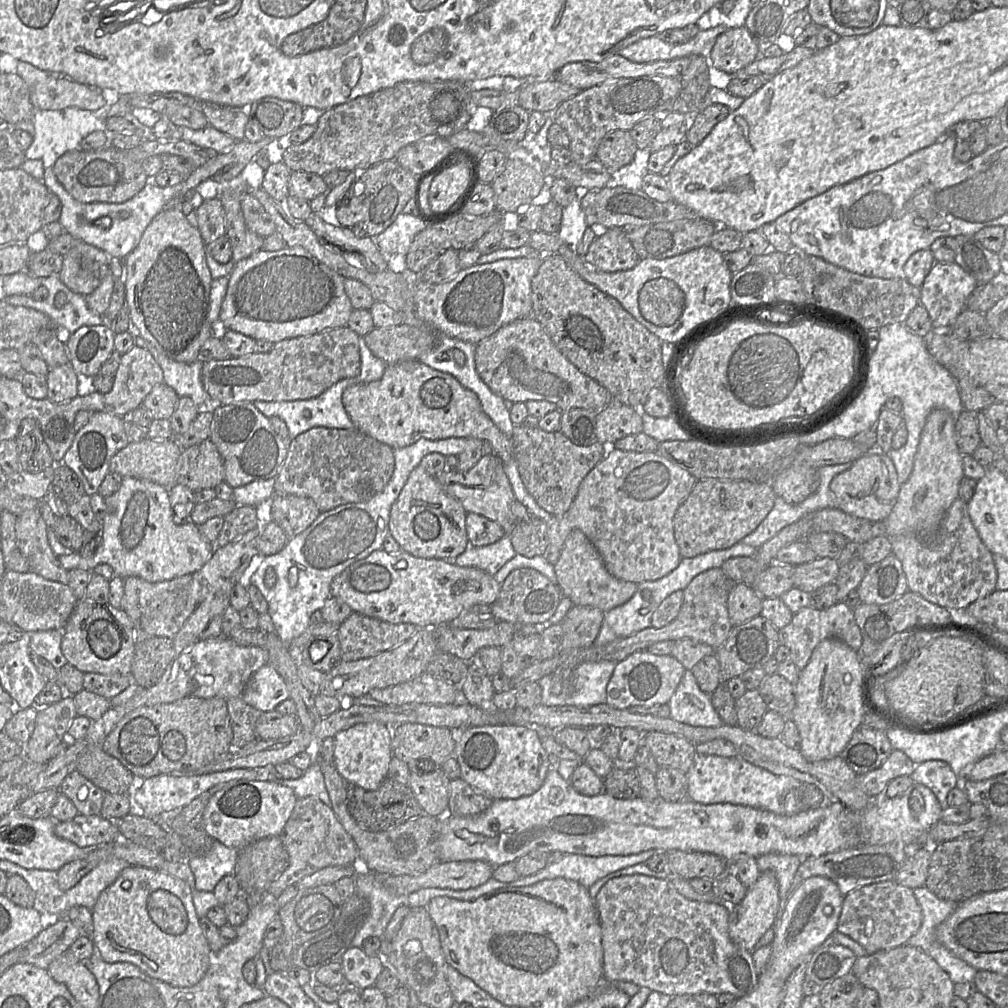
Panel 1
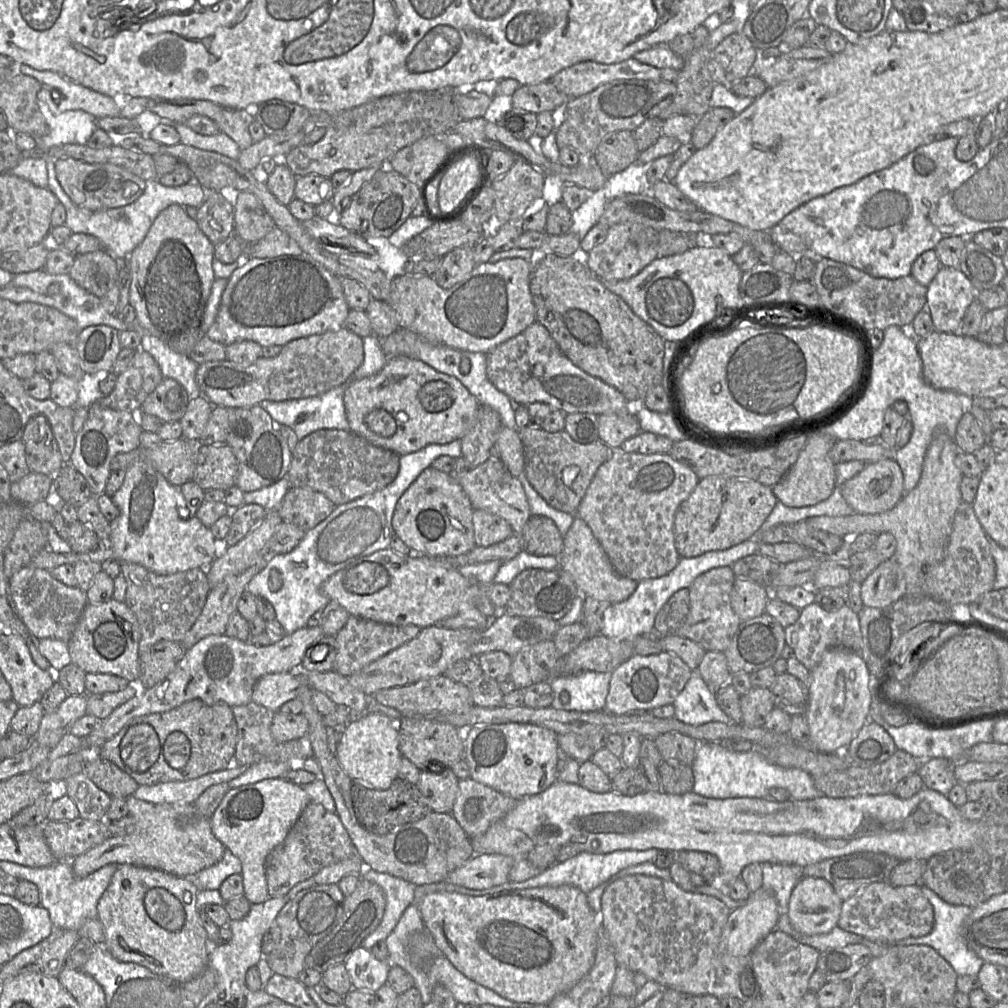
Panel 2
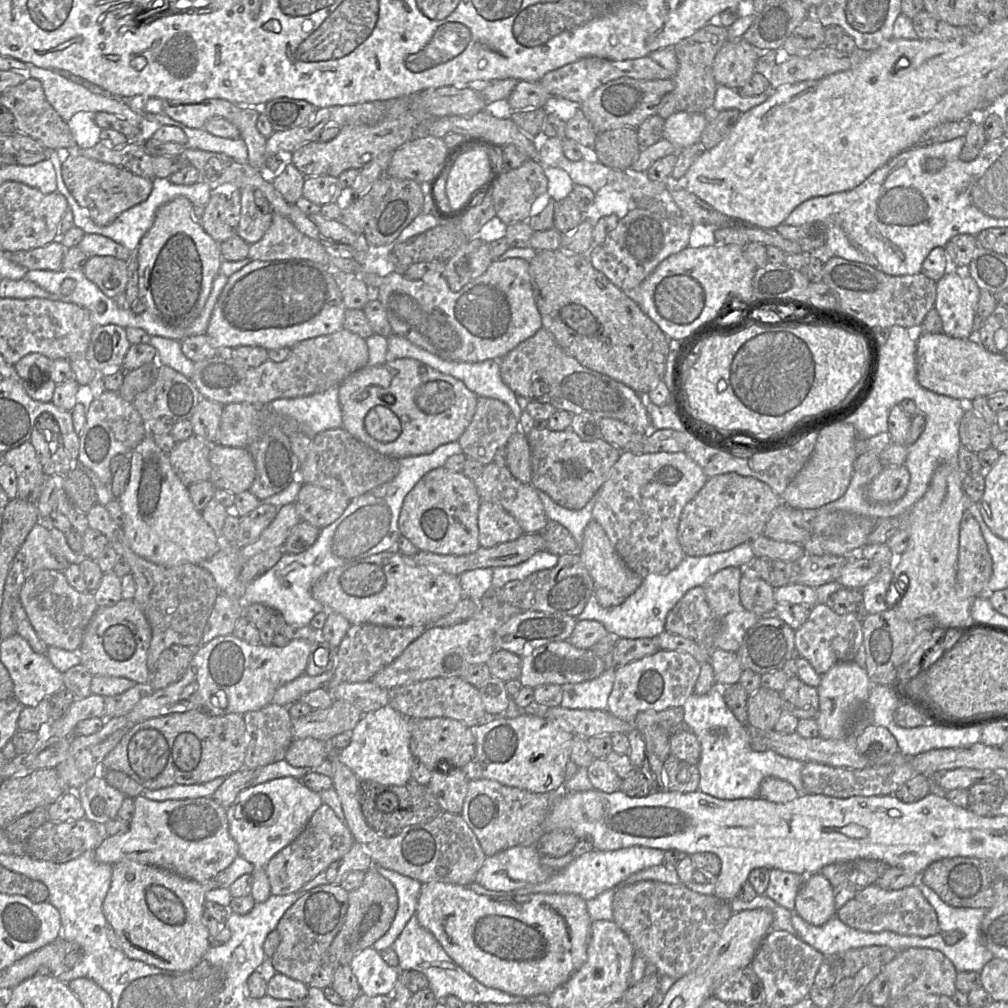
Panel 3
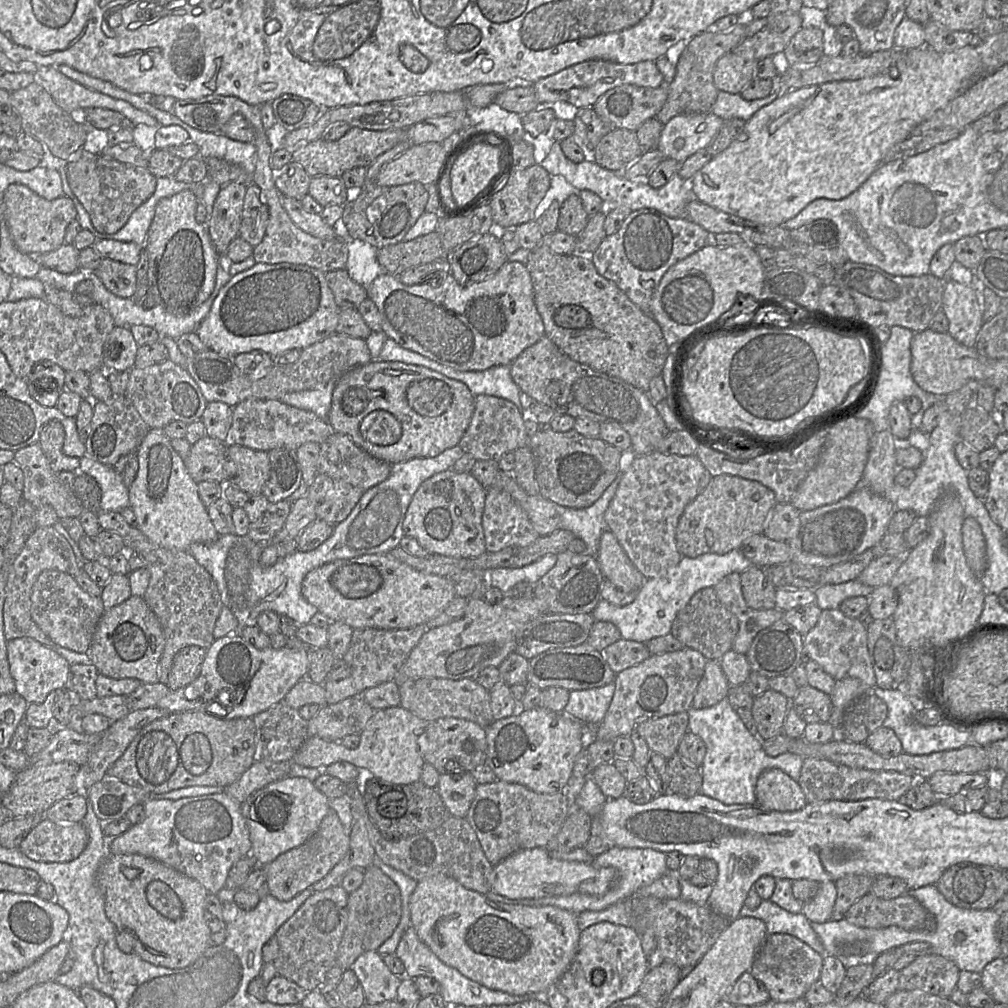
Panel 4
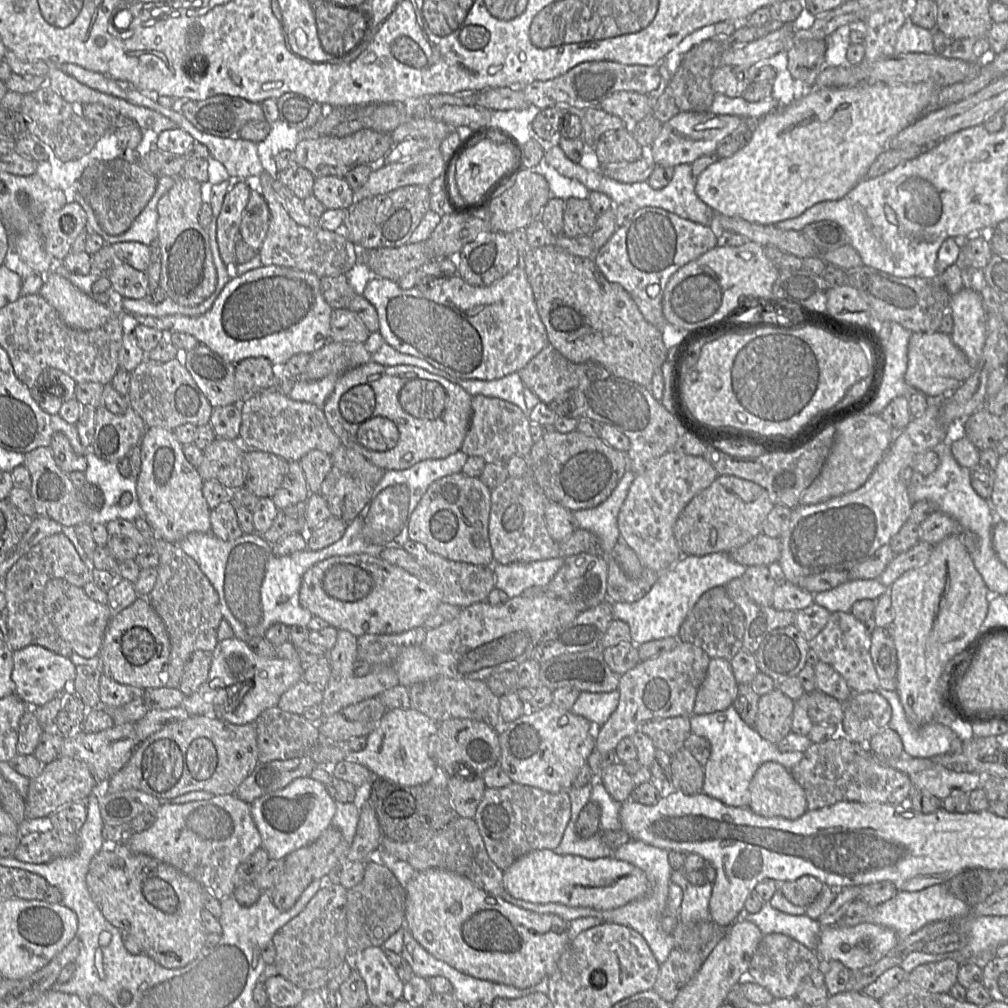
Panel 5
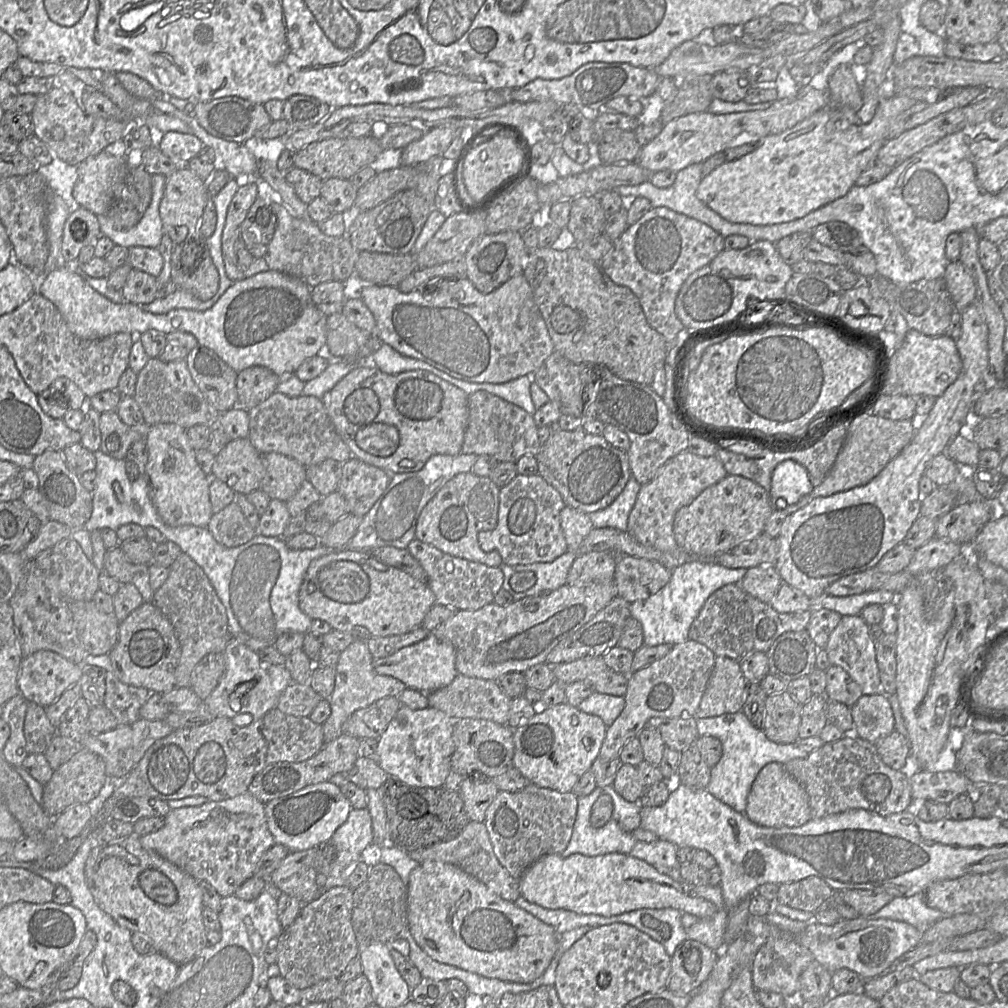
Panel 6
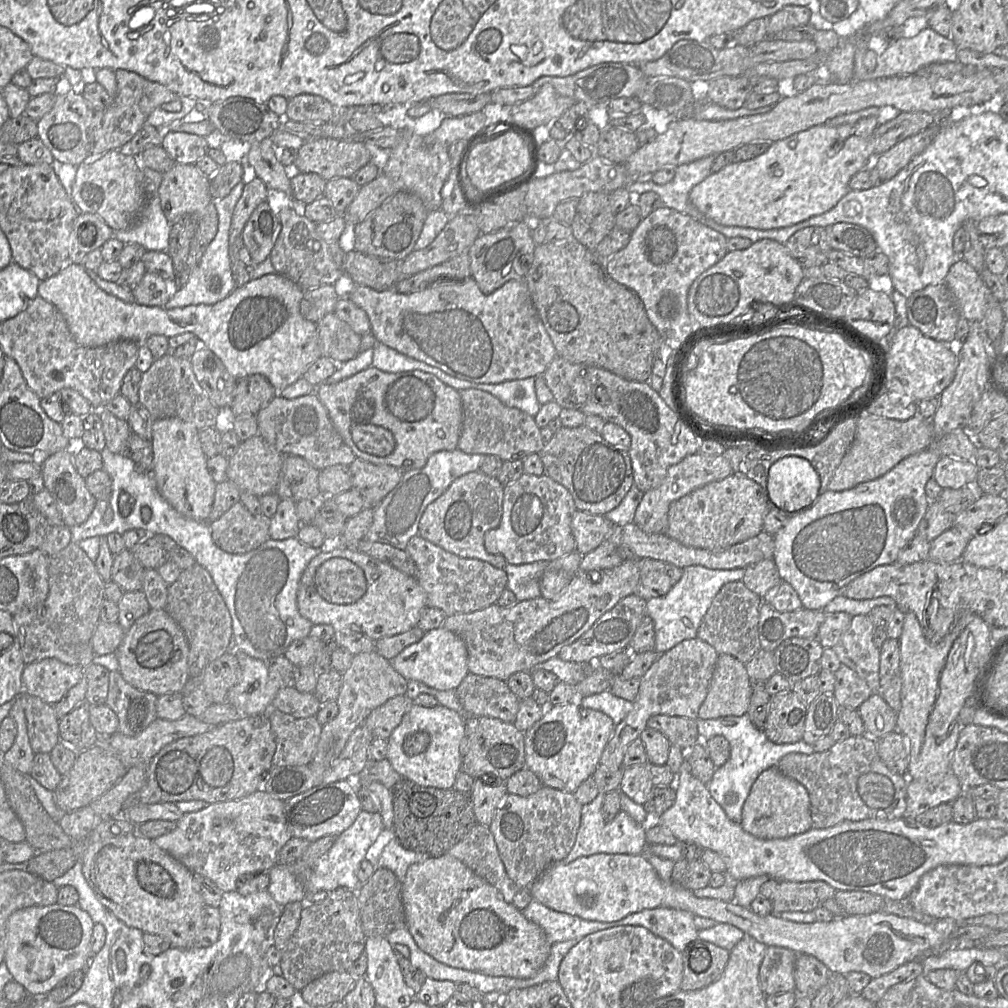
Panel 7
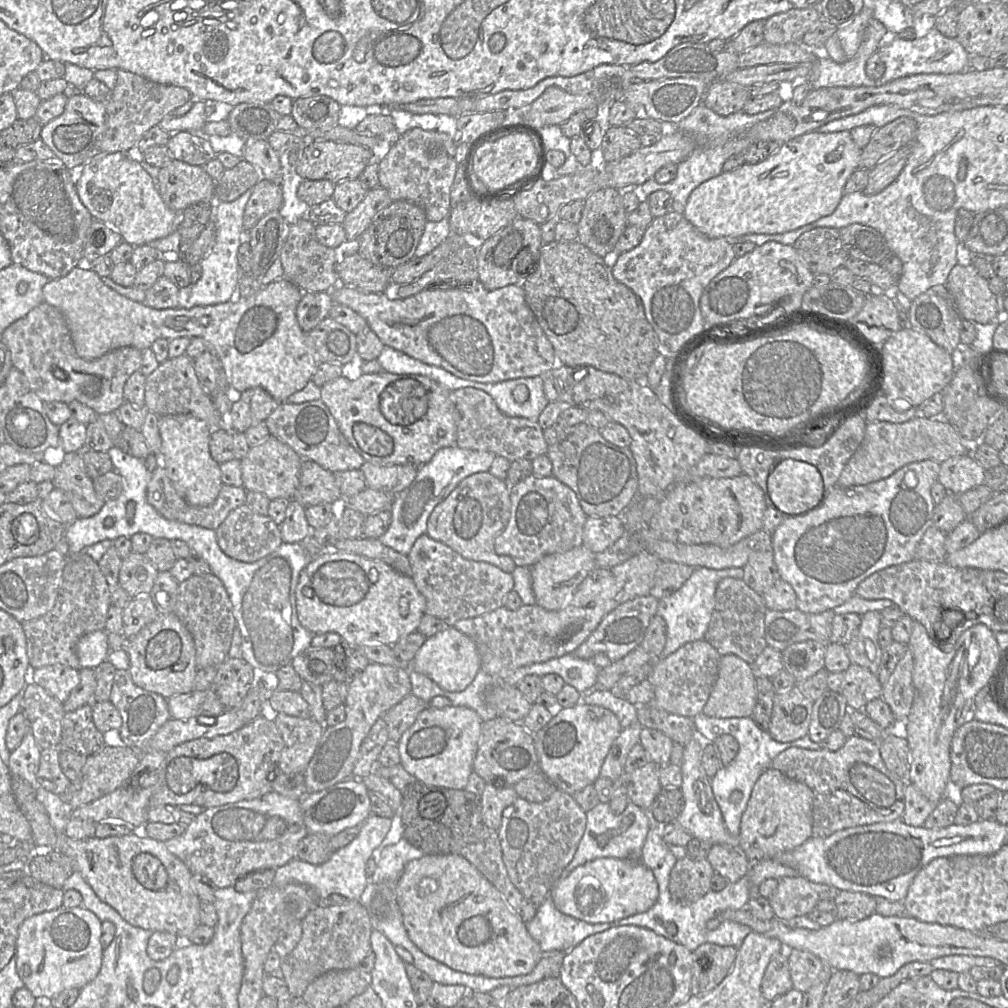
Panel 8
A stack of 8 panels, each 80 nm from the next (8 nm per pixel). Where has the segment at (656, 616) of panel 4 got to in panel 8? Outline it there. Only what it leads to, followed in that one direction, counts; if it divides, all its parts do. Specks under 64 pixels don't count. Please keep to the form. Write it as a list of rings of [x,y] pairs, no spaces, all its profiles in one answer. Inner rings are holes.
[[[696,567],[679,590],[666,598],[659,599],[657,615],[665,620],[667,626],[666,644],[661,657],[671,655],[688,642],[704,639],[714,610],[718,583],[724,578],[743,579],[743,576],[744,570],[741,567],[725,569]]]

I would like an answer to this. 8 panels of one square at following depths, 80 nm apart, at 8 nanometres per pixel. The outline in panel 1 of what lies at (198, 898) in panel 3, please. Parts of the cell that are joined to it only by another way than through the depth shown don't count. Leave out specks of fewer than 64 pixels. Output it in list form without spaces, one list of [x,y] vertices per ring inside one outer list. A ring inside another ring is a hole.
[[[129,866],[122,870],[116,880],[101,892],[94,907],[91,909],[93,927],[91,932],[91,939],[95,946],[95,954],[98,955],[103,961],[107,963],[127,962],[137,966],[146,975],[160,980],[166,984],[174,987],[191,987],[196,985],[205,975],[209,963],[210,963],[210,948],[206,937],[202,931],[199,923],[194,904],[193,904],[193,892],[195,891],[190,885],[183,880],[169,875],[165,872],[155,869],[149,869],[146,867]],[[129,881],[131,886],[127,890],[123,890],[121,887],[122,882]]]

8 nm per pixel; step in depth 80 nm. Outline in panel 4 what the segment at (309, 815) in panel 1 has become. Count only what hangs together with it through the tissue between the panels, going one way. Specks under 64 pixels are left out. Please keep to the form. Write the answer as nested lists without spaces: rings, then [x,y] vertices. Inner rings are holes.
[[[330,808],[317,831],[307,841],[280,854],[274,861],[265,865],[269,894],[279,901],[289,901],[321,880],[346,855],[350,847],[349,838],[350,834],[343,827],[337,813]]]

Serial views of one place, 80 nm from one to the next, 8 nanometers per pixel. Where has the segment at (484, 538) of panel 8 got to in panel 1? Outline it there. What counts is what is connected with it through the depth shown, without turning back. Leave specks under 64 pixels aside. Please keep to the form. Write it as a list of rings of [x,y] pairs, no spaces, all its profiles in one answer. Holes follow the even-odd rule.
[[[418,465],[391,506],[389,532],[402,551],[413,556],[454,560],[470,545],[466,515],[461,502],[447,494],[436,477]]]

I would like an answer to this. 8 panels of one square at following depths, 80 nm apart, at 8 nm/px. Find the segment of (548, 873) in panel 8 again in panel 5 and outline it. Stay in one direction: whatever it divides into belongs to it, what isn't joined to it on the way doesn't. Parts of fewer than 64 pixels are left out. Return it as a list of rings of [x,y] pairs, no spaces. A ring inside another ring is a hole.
[[[513,782],[501,788],[487,787],[473,819],[490,859],[504,871],[528,852],[554,850],[560,844],[570,818],[569,792],[552,793]]]

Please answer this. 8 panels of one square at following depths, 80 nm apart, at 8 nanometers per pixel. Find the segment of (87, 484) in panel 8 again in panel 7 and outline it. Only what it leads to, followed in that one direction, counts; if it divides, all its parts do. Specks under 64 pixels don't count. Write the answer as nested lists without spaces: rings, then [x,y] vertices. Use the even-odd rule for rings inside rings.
[[[65,449],[50,454],[40,465],[45,489],[51,494],[62,522],[67,527],[83,524],[91,515],[97,499],[87,489],[85,478],[76,471],[73,464],[73,450]]]

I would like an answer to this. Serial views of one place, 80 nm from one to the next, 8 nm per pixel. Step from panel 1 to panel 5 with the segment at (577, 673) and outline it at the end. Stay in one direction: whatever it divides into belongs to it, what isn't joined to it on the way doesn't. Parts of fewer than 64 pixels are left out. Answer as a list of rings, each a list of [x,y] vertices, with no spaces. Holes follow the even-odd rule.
[[[619,690],[610,692],[581,691],[571,712],[585,717],[595,727],[603,725],[616,710],[620,699]]]

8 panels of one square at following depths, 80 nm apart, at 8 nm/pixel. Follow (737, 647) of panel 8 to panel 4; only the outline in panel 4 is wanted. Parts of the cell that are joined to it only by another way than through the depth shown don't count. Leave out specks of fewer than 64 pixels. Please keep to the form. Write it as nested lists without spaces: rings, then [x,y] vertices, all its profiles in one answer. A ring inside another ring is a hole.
[[[713,587],[697,591],[688,604],[675,617],[671,634],[685,647],[700,652],[707,660],[720,660],[732,645],[738,633],[739,623],[736,616],[719,601]]]

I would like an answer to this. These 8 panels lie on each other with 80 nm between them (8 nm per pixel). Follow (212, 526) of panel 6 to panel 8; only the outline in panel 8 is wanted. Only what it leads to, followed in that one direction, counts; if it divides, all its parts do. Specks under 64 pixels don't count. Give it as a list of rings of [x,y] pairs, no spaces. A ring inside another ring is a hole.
[[[246,503],[232,510],[215,532],[218,546],[226,555],[247,563],[266,557],[283,542],[279,525],[268,515],[256,513]]]

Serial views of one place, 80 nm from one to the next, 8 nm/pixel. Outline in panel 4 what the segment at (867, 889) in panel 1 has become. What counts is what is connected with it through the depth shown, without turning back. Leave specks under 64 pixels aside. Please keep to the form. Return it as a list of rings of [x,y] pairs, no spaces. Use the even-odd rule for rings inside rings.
[[[868,892],[850,906],[844,918],[855,926],[874,929],[898,926],[917,931],[935,925],[933,915],[916,898],[906,894],[884,900]]]

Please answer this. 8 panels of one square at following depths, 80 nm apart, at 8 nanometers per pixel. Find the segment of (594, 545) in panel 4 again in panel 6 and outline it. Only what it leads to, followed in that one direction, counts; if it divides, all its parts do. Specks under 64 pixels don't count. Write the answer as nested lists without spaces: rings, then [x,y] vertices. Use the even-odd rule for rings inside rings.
[[[630,477],[622,492],[606,508],[586,513],[594,528],[616,528],[627,530],[628,517],[635,504],[640,484],[634,477]]]

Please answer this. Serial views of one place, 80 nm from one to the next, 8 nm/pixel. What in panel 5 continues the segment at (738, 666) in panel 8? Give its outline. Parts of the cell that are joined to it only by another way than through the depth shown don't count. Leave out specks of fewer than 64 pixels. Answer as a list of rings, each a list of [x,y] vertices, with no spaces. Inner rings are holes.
[[[711,659],[706,677],[696,696],[693,714],[703,715],[726,710],[733,706],[737,689],[738,683],[730,661]]]

